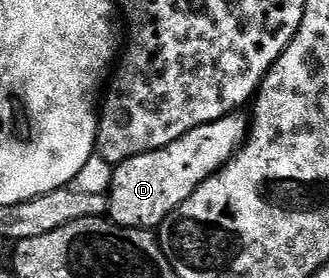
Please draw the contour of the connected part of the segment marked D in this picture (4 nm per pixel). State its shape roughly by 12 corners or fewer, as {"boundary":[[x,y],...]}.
{"boundary":[[244,113],[116,163],[108,217],[156,231],[246,141]]}

